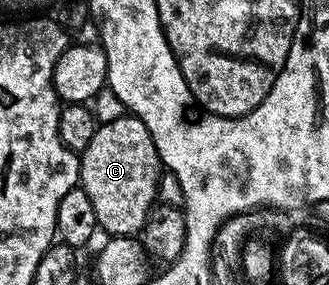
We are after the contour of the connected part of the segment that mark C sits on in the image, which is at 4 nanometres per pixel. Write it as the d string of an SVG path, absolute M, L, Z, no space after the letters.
M132 116L102 121L91 144L80 151L79 189L91 196L95 220L106 235L136 235L145 229L157 198L157 177L163 174L161 158L147 132L147 124Z

